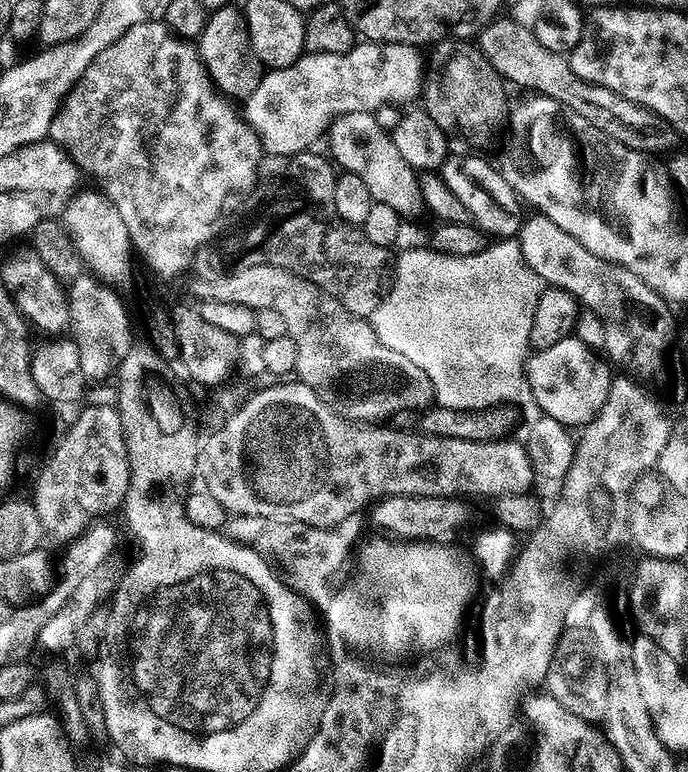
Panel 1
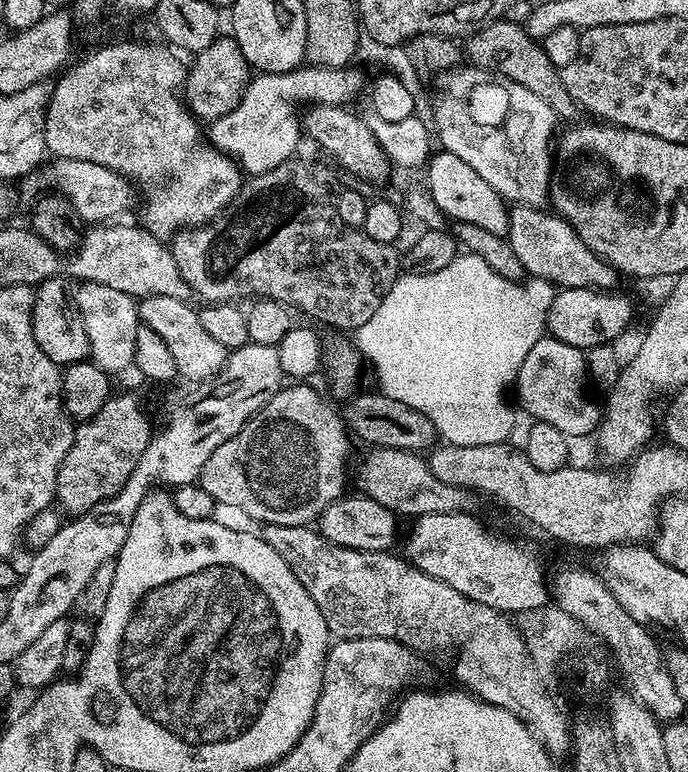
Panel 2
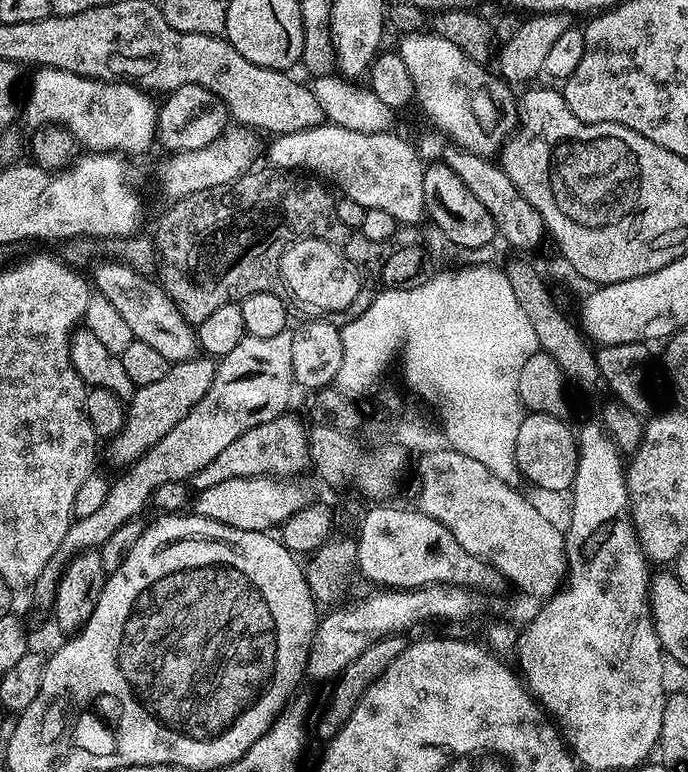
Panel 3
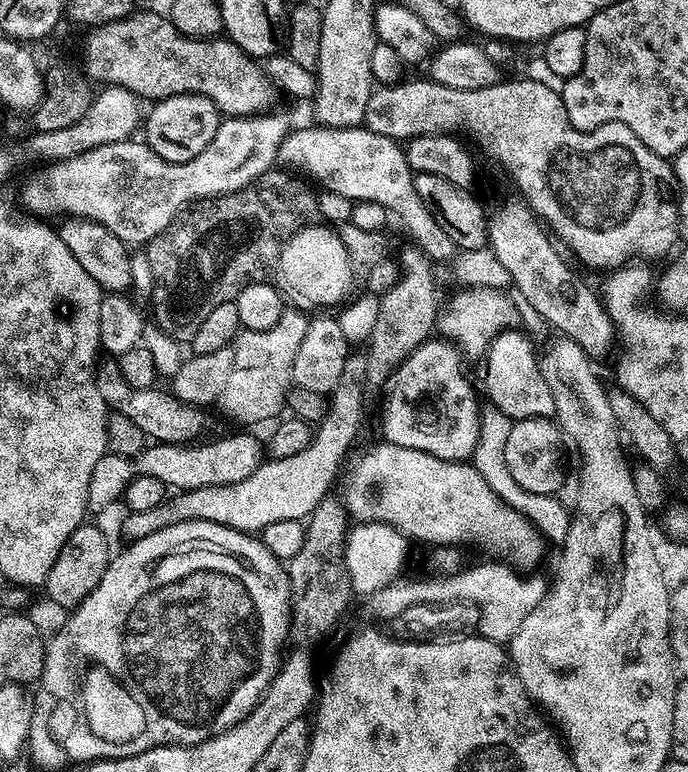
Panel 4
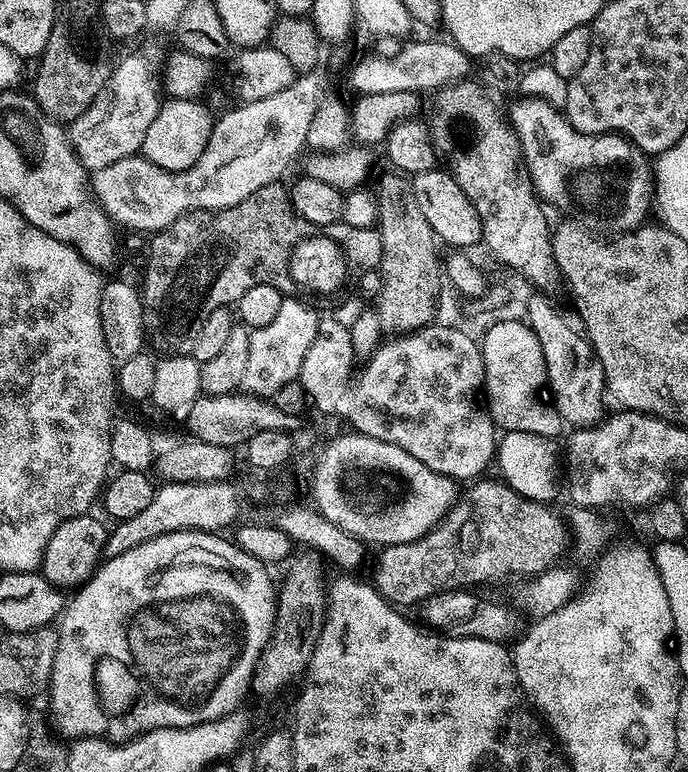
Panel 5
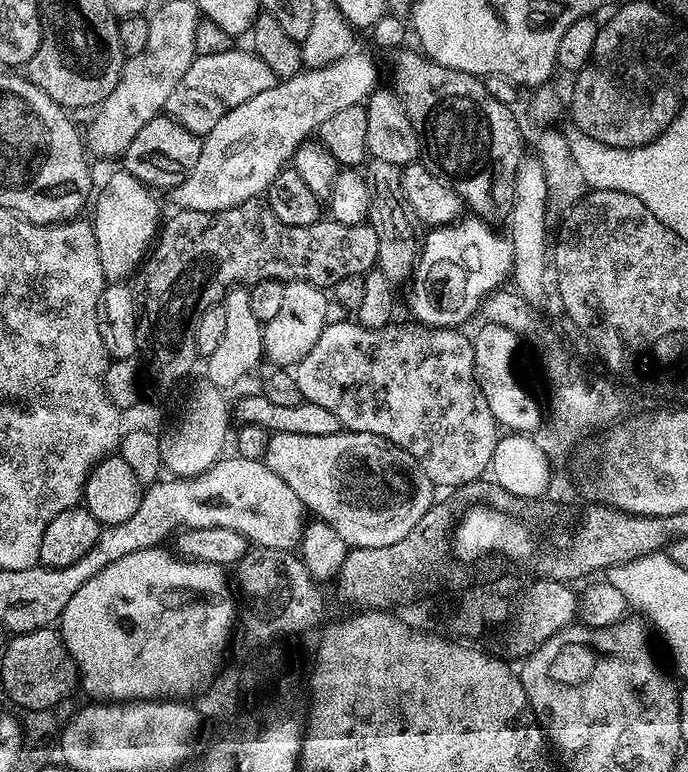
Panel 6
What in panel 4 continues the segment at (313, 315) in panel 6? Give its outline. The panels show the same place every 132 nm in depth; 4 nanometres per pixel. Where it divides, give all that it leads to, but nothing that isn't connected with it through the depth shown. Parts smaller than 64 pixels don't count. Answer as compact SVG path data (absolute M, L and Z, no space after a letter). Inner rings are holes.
M285 307L282 318L278 318L278 326L270 326L270 330L241 330L231 345L234 350L234 366L230 370L230 378L226 386L222 386L222 394L218 401L221 408L232 420L237 420L237 425L252 426L248 424L260 424L271 416L279 417L285 407L286 397L292 384L292 367L294 366L294 354L298 354L298 345L302 337L306 335L306 326L309 317L299 308Z

